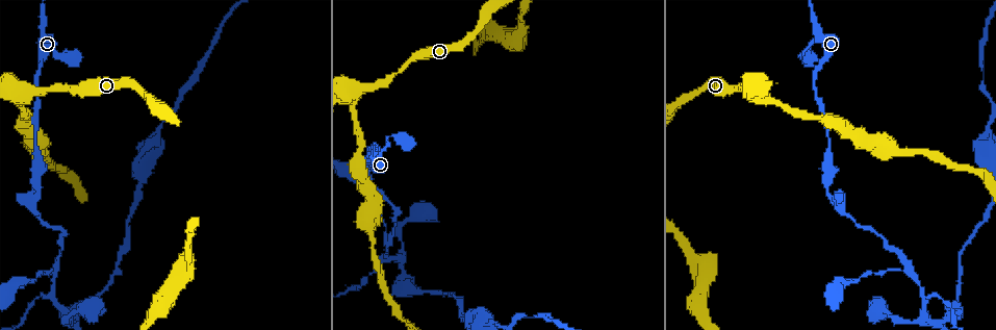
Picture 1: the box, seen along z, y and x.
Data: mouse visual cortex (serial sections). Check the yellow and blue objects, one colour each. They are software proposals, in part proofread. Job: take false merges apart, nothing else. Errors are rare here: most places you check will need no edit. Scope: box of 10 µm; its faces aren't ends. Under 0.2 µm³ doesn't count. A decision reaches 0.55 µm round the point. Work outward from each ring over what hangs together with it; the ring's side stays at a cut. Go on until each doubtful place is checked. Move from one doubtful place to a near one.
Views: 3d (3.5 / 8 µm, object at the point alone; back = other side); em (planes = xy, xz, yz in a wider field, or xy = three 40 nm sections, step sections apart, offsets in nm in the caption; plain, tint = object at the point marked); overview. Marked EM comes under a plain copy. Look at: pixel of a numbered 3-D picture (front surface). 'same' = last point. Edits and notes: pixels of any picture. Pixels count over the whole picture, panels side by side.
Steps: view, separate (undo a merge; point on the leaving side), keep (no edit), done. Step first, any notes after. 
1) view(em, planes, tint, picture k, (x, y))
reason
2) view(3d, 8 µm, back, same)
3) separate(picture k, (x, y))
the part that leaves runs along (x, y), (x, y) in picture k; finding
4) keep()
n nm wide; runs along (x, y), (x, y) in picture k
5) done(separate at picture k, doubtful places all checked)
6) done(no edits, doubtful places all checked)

view(3d, 8 µm, picture 1, (21, 95))
looks like a crossing

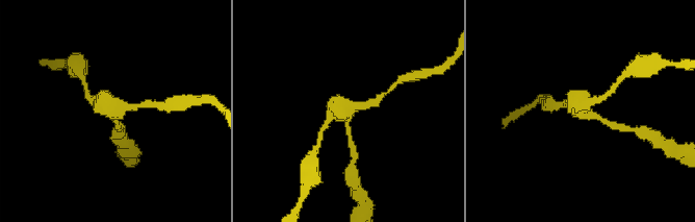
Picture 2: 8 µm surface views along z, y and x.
view(em, xy, step 5, tint, same)
now the EM

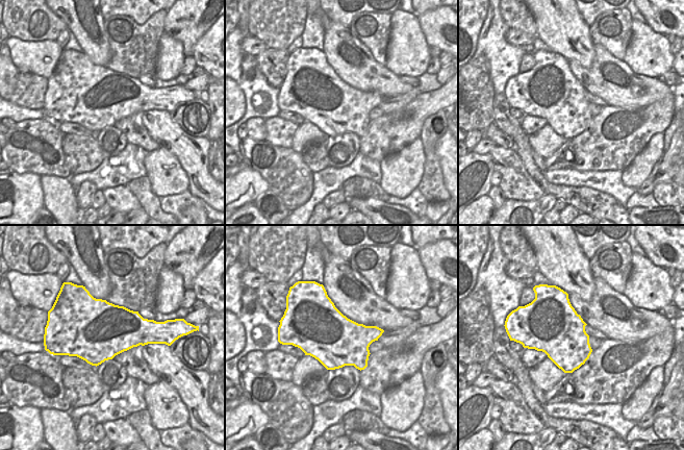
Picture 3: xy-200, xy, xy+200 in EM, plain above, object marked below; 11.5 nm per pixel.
keep()
runs along (374, 101), (345, 113), (351, 138) in picture 2; one cell here

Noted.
view(3d, 8 µm, back, picture 1, (57, 269))
side arm on a straight run

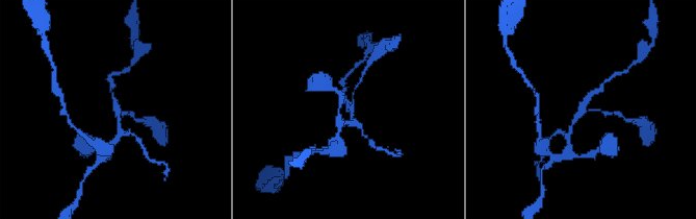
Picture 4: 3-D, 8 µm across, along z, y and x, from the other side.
view(em, xy, step 1, tint, same)

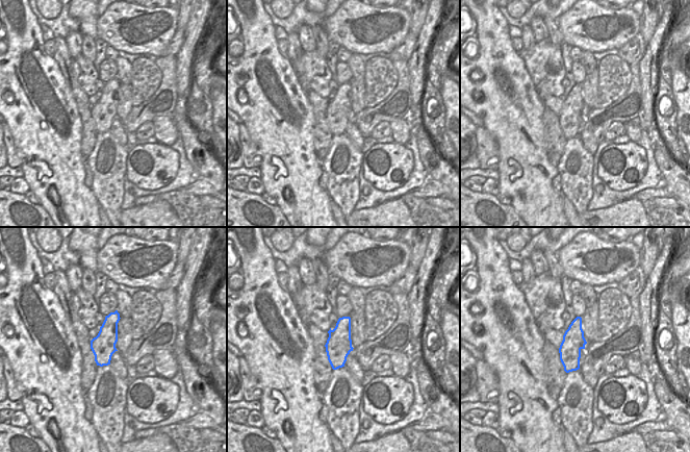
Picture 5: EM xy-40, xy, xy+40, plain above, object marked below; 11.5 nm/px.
keep()
300 nm wide; runs along (598, 90), (582, 104), (567, 138) in picture 4; all the same cell

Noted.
view(3d, 3.5 µm, picture 1, (387, 256))
branch point

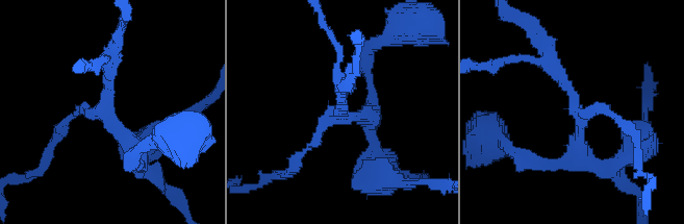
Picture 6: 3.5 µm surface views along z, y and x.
view(em, xy, step 1, tint, picture 6, (337, 113))

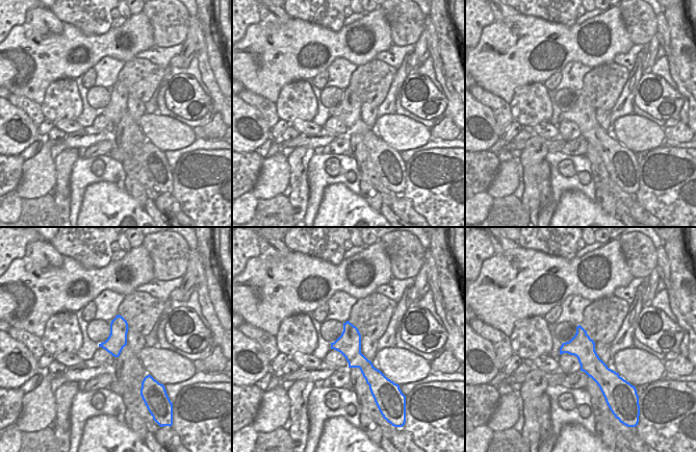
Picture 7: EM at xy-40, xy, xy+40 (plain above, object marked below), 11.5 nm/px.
view(em, xy, step 5, tint, same)

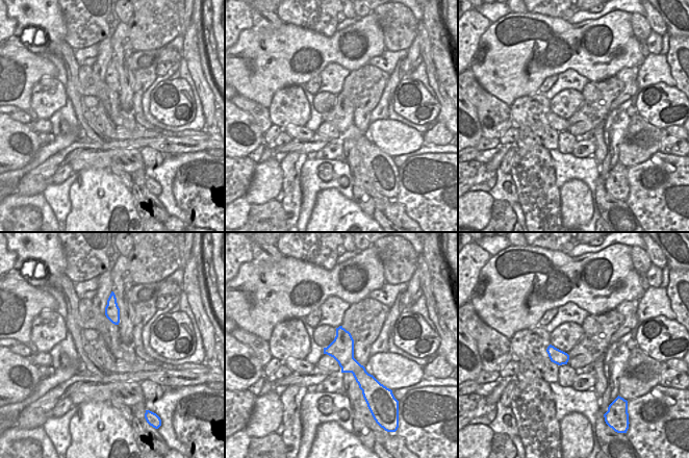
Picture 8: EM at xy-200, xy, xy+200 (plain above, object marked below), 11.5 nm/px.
keep()
continuous, no second cell

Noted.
view(3d, 3.5 µm, picture 1, (958, 303))
calibre changes

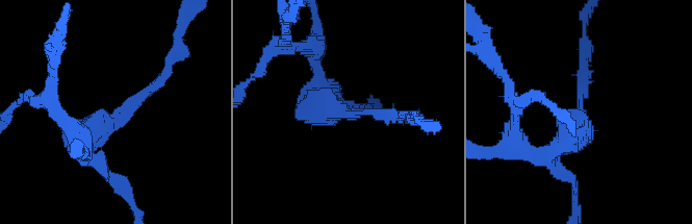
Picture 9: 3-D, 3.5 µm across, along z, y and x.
view(em, xy, step 2, tint, picture 9, (122, 112))
arms of 150, 300 nm

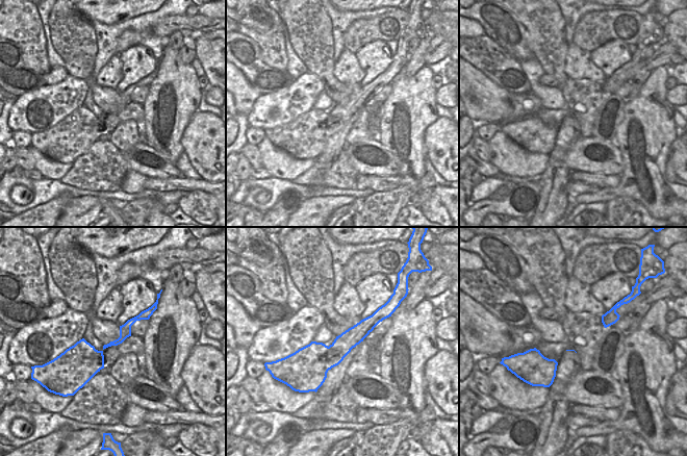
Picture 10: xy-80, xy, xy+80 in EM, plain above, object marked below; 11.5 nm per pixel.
view(em, xy, step 1, tint, same)
cut it another way

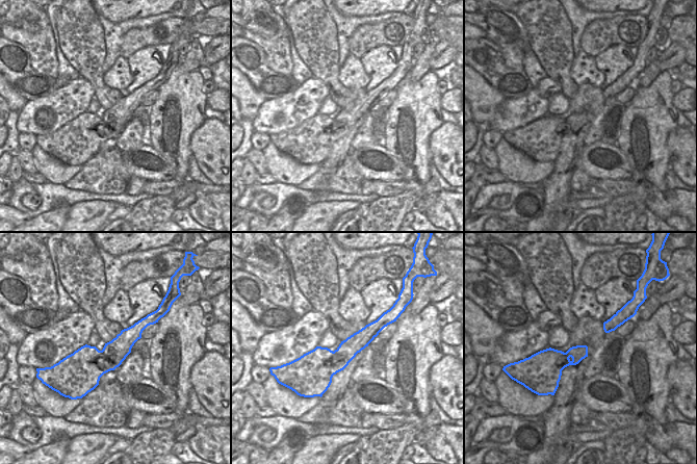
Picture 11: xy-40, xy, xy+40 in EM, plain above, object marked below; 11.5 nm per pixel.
keep()
runs along (81, 149), (168, 66) in picture 9; all the same cell

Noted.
done(no edits, doubtful places all checked)

